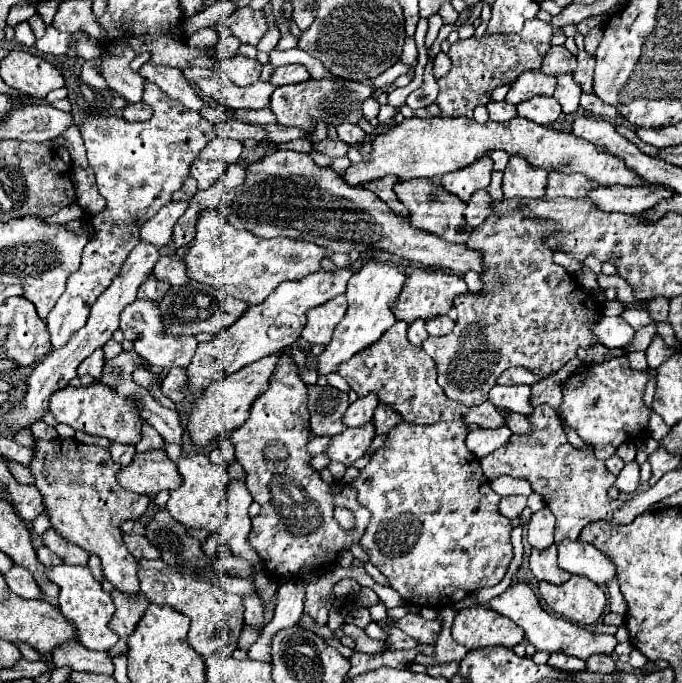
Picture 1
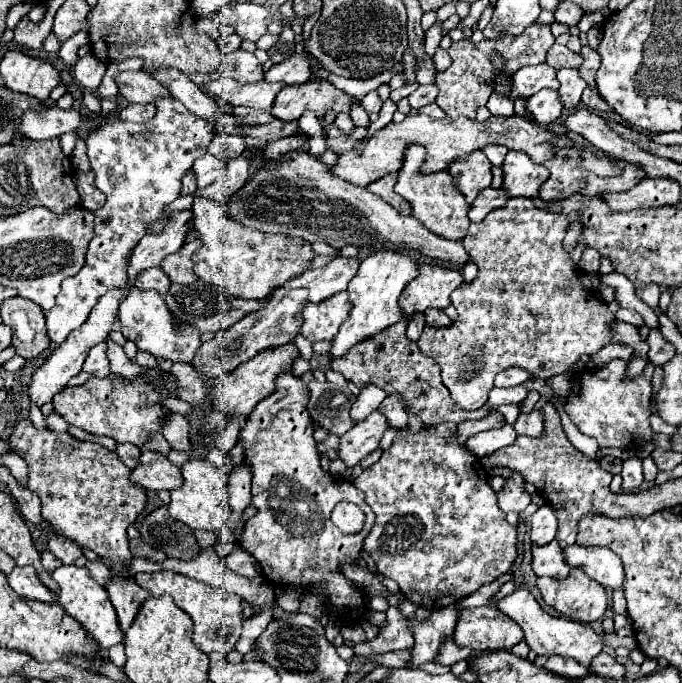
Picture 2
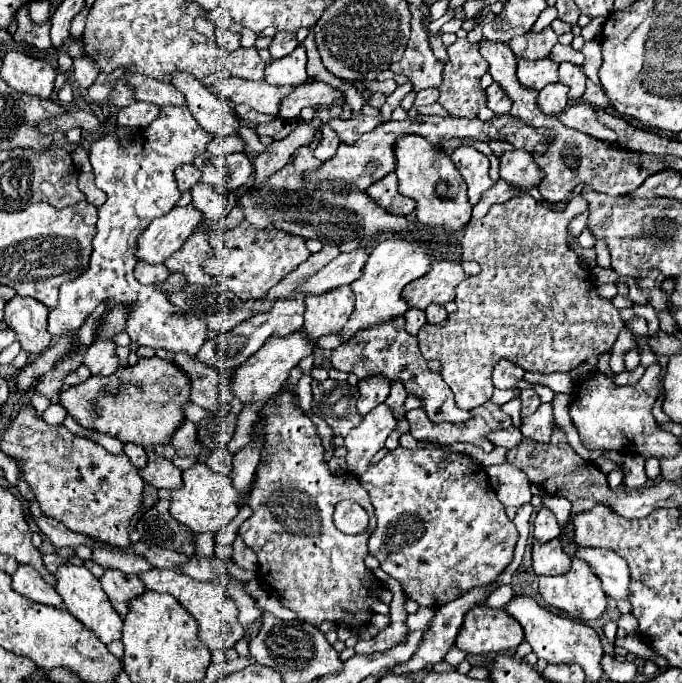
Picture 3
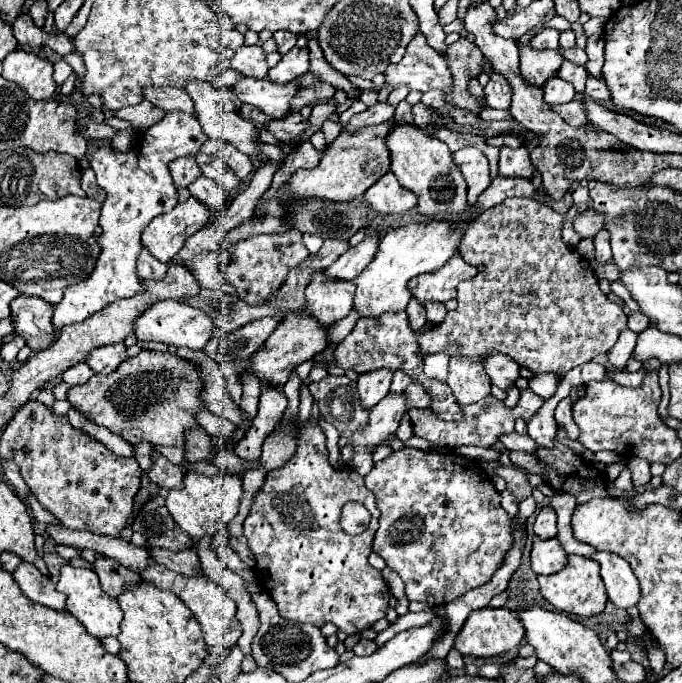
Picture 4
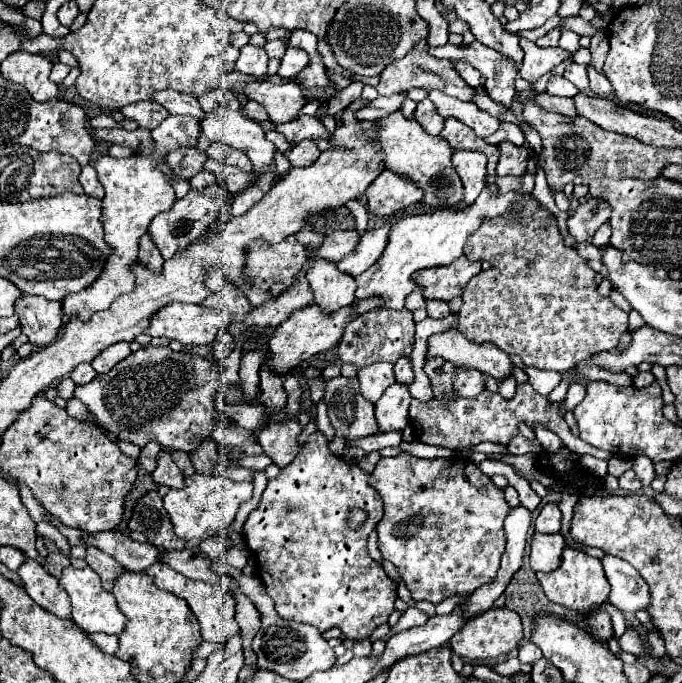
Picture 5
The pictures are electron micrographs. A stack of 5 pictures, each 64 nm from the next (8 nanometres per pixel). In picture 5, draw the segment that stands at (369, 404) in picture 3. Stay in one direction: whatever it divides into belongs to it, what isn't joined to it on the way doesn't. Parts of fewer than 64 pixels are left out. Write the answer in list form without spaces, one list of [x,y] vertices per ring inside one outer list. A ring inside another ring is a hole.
[[[374,362],[370,366],[364,366],[358,370],[358,380],[366,400],[376,402],[388,388],[388,384],[394,382],[394,364]]]

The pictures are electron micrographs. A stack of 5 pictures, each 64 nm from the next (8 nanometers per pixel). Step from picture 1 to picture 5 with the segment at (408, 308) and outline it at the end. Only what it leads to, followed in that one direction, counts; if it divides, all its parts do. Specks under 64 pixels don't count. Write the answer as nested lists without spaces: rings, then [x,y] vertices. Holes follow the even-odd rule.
[[[466,256],[454,260],[448,266],[426,268],[416,272],[416,284],[424,288],[426,300],[452,300],[454,296],[462,296],[466,284],[480,272],[480,262],[472,262]]]

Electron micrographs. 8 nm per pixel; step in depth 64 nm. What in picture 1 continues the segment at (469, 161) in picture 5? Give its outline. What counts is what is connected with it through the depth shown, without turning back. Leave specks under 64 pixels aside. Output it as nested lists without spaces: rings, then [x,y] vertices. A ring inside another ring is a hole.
[[[484,156],[456,172],[448,172],[444,178],[440,178],[440,182],[452,194],[460,196],[460,200],[468,202],[476,190],[488,188],[490,174],[492,174],[492,160],[488,160],[488,156]]]

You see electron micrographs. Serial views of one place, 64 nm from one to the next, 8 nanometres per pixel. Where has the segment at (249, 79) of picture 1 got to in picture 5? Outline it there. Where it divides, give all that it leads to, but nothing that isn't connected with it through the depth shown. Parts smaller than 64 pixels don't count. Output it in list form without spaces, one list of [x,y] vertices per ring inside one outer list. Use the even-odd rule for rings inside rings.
[[[246,44],[240,48],[240,58],[236,60],[236,70],[254,78],[262,78],[266,74],[268,66],[268,54],[264,48],[258,48],[254,44]]]

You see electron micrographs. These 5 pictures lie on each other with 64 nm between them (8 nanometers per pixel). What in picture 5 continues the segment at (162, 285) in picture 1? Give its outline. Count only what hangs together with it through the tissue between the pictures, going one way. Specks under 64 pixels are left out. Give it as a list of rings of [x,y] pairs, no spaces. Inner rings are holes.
[[[148,232],[140,238],[138,248],[140,248],[140,252],[138,252],[138,260],[144,262],[150,270],[160,272],[160,268],[162,268],[162,264],[164,264],[164,258],[162,258],[160,250],[156,248],[156,244],[152,242],[152,238],[150,238]]]

